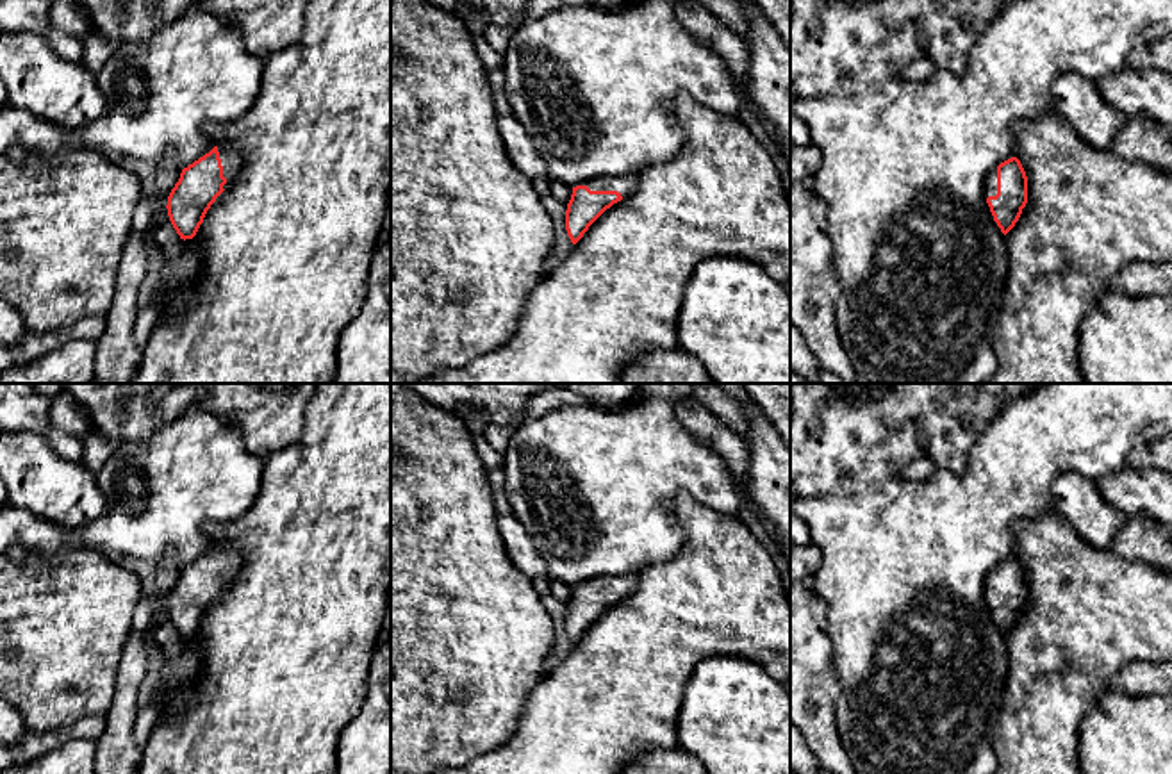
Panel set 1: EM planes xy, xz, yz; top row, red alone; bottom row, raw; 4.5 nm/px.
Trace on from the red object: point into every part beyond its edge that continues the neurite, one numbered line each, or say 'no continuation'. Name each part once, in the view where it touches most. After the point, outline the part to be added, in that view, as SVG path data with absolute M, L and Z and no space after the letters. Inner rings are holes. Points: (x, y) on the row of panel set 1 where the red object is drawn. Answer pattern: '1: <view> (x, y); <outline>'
1: xz (627, 184); M631 173L626 177L598 177L587 180L580 185L587 185L590 191L617 191L623 198L628 198L639 182L639 173Z

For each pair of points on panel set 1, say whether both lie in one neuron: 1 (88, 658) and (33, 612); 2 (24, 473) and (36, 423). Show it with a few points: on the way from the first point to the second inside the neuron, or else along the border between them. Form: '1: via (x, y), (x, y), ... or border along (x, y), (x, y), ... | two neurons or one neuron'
1: via (74, 653), (47, 626) | one neuron
2: border along (18, 430), (41, 436) | two neurons

